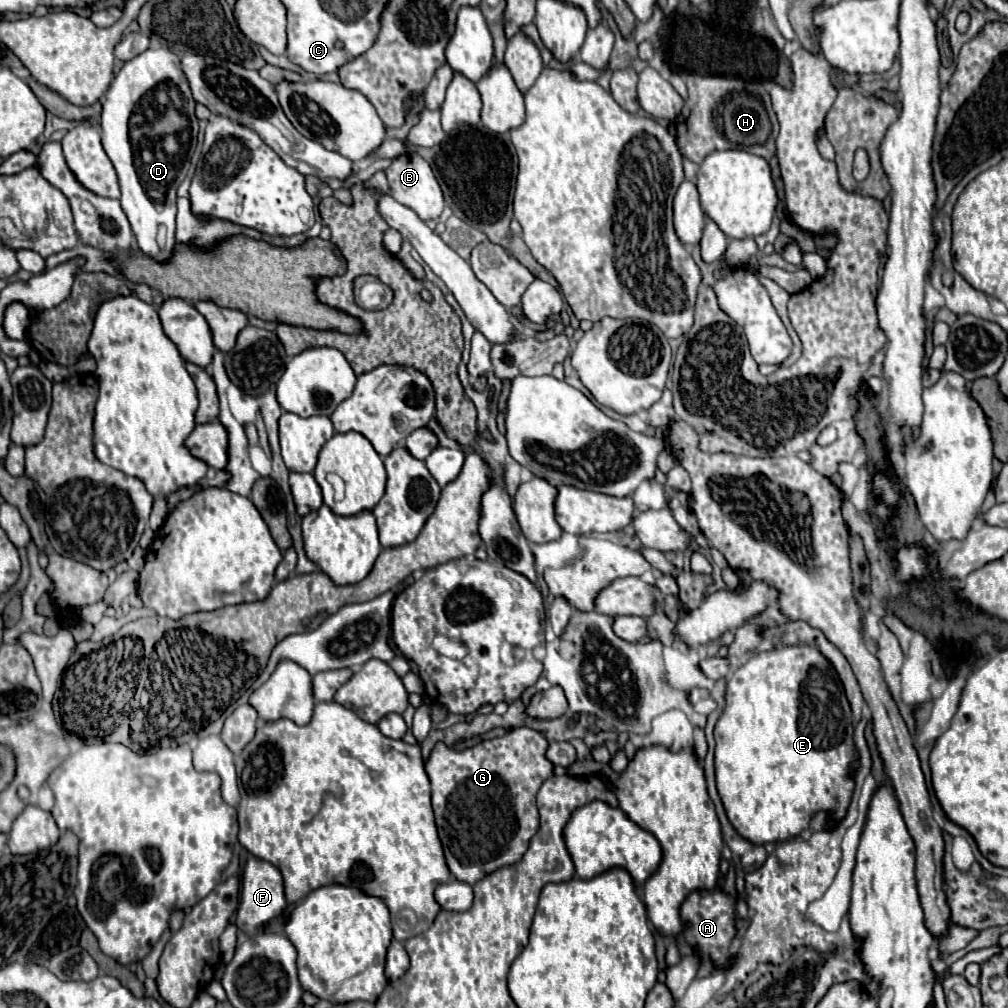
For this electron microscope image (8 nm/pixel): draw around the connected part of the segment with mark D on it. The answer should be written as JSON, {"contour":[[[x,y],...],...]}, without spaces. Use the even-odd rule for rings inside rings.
{"contour":[[[167,47],[147,49],[127,61],[121,71],[115,75],[105,99],[103,99],[103,113],[101,113],[101,139],[107,157],[111,159],[121,185],[121,207],[131,223],[135,233],[137,247],[143,255],[151,257],[153,261],[167,263],[173,257],[175,241],[175,193],[181,181],[185,179],[191,163],[191,155],[197,145],[197,131],[199,119],[195,117],[195,99],[191,97],[191,89],[187,85],[187,77],[183,77],[181,59],[175,51]],[[161,83],[171,83],[183,95],[183,117],[181,125],[175,127],[175,143],[171,143],[169,135],[157,139],[157,143],[145,143],[145,135],[131,137],[129,135],[129,117],[137,105],[137,101],[151,89]]]}

